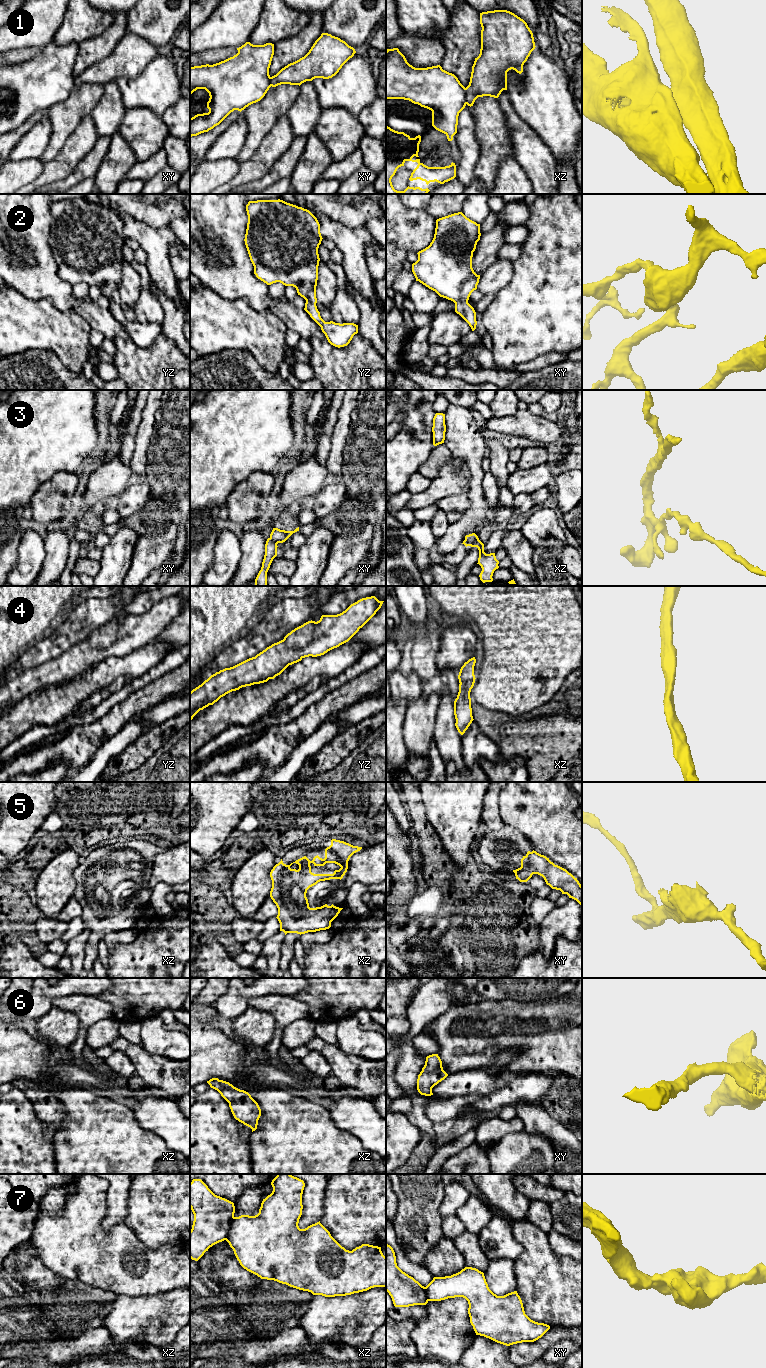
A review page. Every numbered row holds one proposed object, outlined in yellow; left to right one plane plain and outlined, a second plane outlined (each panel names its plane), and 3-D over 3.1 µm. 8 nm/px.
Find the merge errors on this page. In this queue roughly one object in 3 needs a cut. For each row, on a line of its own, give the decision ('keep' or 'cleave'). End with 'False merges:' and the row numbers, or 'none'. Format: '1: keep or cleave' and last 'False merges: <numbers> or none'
1: cleave
2: keep
3: cleave
4: keep
5: keep
6: keep
7: cleave
False merges: 1, 3, 7

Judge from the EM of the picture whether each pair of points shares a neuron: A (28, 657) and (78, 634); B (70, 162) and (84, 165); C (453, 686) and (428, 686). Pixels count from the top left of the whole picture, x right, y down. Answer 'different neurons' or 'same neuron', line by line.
A: same neuron
B: different neurons
C: same neuron

